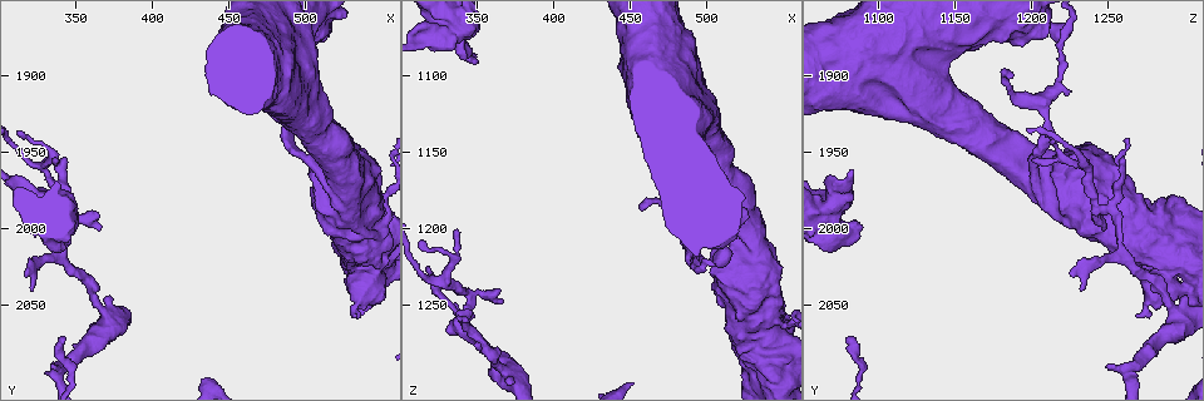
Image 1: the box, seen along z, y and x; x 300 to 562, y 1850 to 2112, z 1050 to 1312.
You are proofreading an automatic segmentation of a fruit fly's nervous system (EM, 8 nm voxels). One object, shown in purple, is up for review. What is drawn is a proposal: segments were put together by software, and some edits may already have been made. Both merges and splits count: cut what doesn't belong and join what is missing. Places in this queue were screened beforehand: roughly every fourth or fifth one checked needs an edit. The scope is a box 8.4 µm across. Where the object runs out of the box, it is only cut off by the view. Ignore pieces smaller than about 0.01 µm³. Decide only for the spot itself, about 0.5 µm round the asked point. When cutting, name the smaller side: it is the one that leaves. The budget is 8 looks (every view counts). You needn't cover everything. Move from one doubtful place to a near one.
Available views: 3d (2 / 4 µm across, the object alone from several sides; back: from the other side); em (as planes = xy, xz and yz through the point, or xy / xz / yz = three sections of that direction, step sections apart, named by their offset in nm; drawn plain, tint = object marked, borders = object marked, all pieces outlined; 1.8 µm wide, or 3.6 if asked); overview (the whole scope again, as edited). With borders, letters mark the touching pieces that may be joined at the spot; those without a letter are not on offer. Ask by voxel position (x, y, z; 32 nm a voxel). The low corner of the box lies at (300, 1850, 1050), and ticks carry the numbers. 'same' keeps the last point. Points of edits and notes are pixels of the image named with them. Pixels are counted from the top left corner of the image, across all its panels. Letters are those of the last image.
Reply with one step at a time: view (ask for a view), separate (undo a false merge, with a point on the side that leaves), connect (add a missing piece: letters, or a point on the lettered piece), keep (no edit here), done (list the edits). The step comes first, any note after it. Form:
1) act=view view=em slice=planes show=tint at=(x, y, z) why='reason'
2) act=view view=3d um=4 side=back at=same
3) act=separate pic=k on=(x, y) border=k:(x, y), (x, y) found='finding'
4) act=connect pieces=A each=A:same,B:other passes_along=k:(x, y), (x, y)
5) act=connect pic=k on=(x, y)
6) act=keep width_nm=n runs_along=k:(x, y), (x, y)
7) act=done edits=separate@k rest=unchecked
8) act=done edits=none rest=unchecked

act=view view=em slice=planes show=plain at=(344, 1952, 1260) why='thin end'

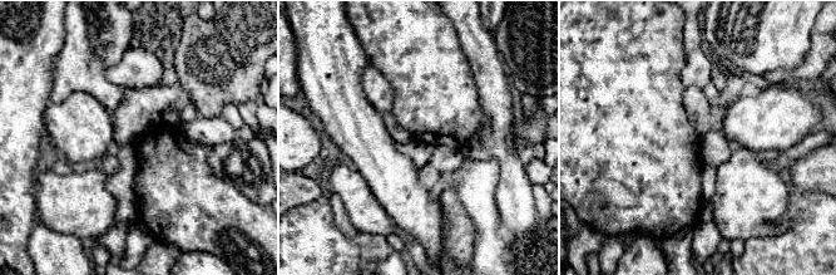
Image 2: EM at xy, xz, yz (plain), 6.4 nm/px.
act=view view=em slice=planes show=tint at=same why='where the object lies'

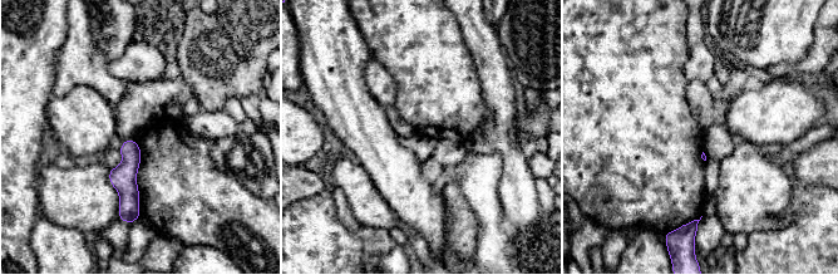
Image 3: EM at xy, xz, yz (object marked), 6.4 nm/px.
act=view view=em slice=planes show=borders at=same why='see the neighbours'

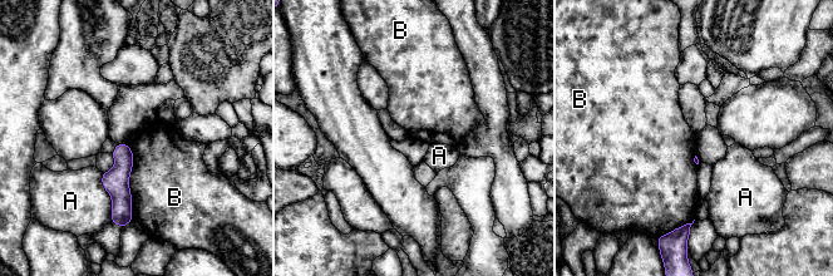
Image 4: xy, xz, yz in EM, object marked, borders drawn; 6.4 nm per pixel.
act=keep each=A:other,B:other runs_along=4:(121, 146), (121, 201), (127, 213) found='no lettered piece goes on from it'

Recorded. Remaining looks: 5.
act=view view=em slice=planes show=borders at=(328, 1984, 1070) why='thick turns thin'

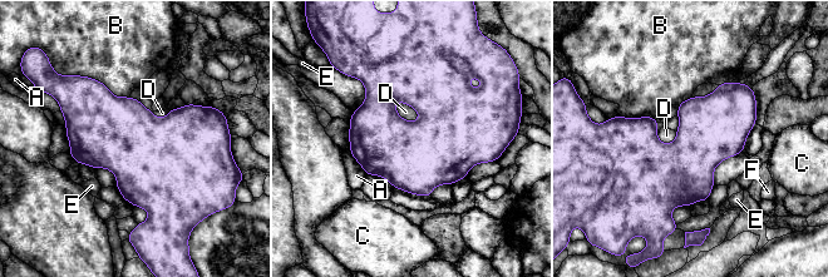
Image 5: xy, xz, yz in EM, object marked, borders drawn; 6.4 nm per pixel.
act=keep width_nm=420 each=A:other,B:other,C:other,D:other,E:other,F:other border=5:(393, 103), (410, 105), (419, 119) found='one neuron here'

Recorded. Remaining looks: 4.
act=view view=em um=3.6 slice=planes show=borders at=(514, 1962, 1202) why='sudden change in width'

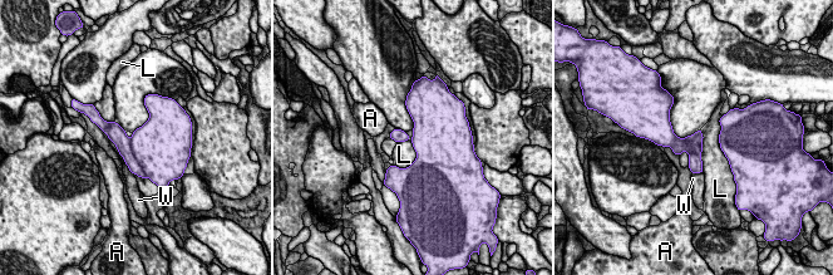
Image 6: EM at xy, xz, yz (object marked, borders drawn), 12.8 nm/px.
act=separate pic=6 on=(123, 143) each=A:other,L:other,W:other part_leaving=6:(100, 122), (123, 143), (139, 172) found='two neurons meet here'

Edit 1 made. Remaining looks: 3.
act=done edits=separate@6 rest=unchecked

